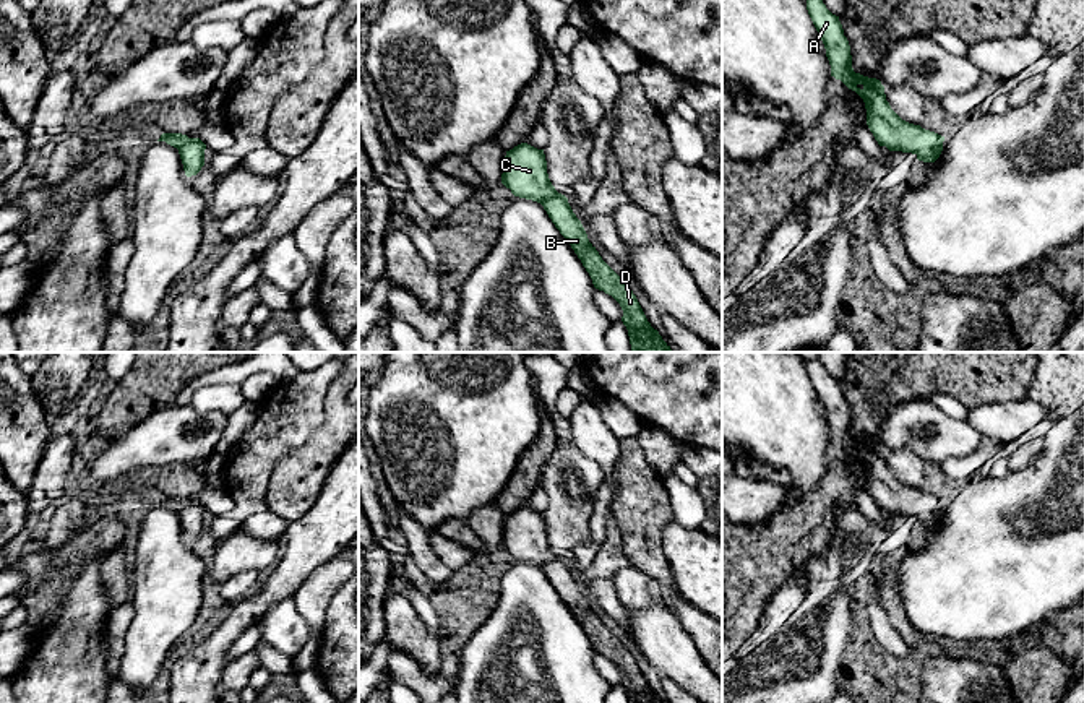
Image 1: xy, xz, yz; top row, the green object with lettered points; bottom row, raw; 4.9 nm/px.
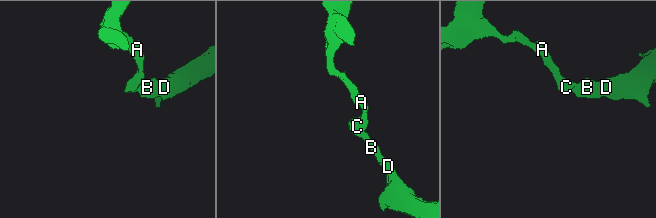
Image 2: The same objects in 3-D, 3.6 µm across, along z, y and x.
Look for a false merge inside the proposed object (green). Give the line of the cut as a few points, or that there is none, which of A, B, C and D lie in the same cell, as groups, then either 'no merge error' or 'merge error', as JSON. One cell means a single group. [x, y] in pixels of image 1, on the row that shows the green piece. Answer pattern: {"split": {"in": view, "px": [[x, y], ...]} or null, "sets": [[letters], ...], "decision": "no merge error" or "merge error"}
{"split": null, "sets": [["A", "B", "C", "D"]], "decision": "no merge error"}

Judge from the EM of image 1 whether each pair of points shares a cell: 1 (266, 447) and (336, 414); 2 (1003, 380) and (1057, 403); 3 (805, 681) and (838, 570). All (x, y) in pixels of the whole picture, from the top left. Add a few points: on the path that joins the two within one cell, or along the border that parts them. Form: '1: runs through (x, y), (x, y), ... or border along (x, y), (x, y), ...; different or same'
1: border along (331, 383), (323, 403), (323, 422), (297, 448); different
2: border along (1036, 369), (1024, 395); different
3: runs through (805, 653), (823, 621), (828, 598); same

